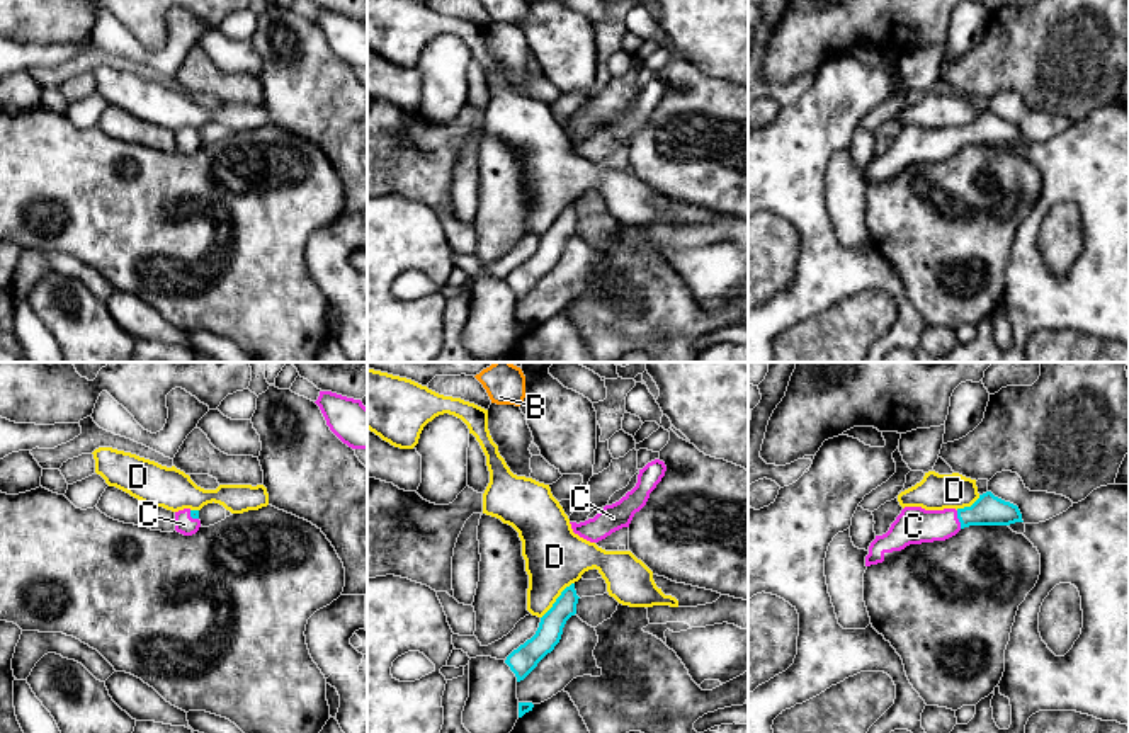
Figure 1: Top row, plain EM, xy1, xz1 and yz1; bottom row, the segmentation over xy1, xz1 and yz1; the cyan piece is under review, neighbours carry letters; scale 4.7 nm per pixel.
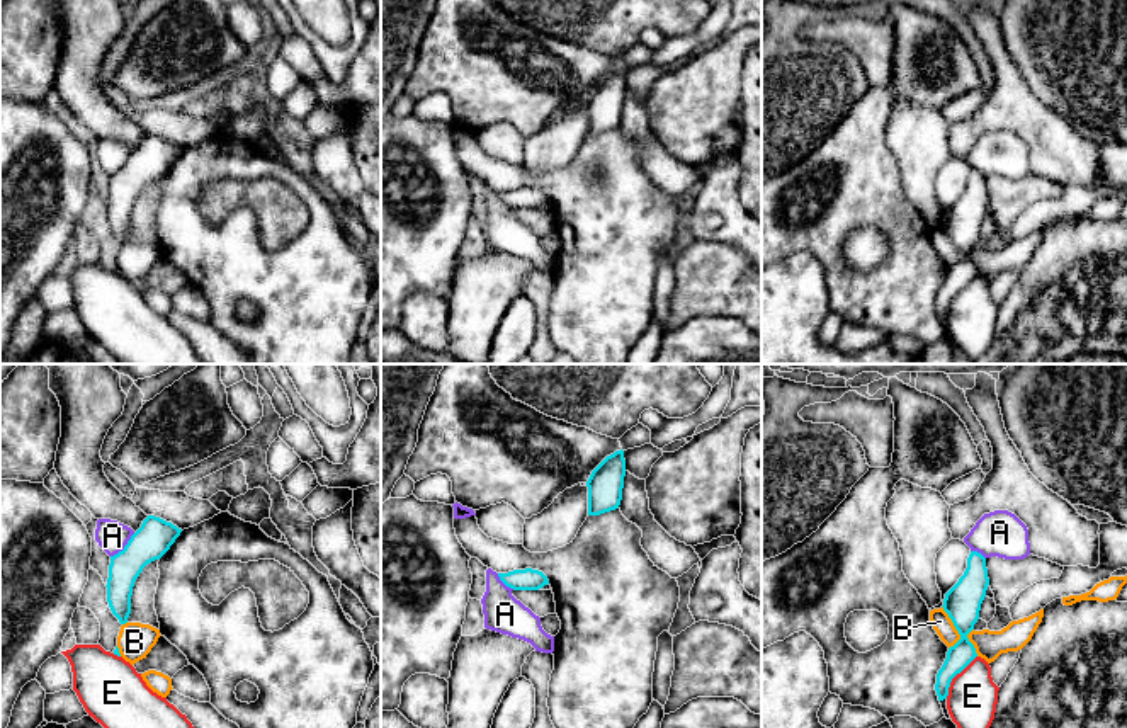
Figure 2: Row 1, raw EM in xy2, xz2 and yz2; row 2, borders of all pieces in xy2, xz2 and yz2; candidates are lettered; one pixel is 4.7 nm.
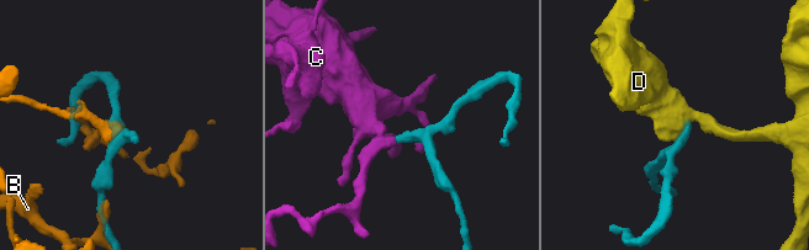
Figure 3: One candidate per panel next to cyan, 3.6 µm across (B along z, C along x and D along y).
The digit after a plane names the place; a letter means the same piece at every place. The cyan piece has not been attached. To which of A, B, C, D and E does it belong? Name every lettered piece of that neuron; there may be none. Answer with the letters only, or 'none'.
C

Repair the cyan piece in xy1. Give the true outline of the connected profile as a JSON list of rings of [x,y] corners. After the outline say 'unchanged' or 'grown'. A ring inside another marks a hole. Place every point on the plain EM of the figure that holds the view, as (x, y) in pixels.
[[[184,128],[175,131],[175,150],[184,155],[192,155],[199,150],[199,129]]]; grown

